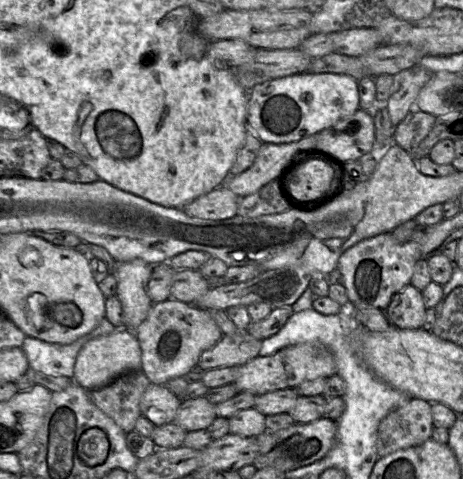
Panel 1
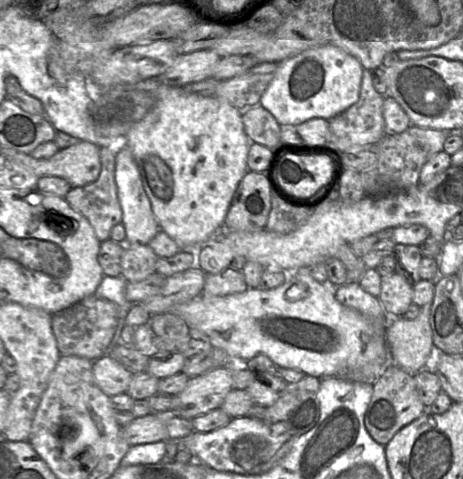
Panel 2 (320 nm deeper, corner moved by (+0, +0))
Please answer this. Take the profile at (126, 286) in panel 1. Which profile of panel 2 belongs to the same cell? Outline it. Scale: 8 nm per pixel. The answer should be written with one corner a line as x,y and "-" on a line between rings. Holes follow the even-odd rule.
125,144
118,145
116,150
115,182
123,212
122,223
126,230
125,244
149,244
161,228
152,211
151,202
144,189
137,162
131,149

